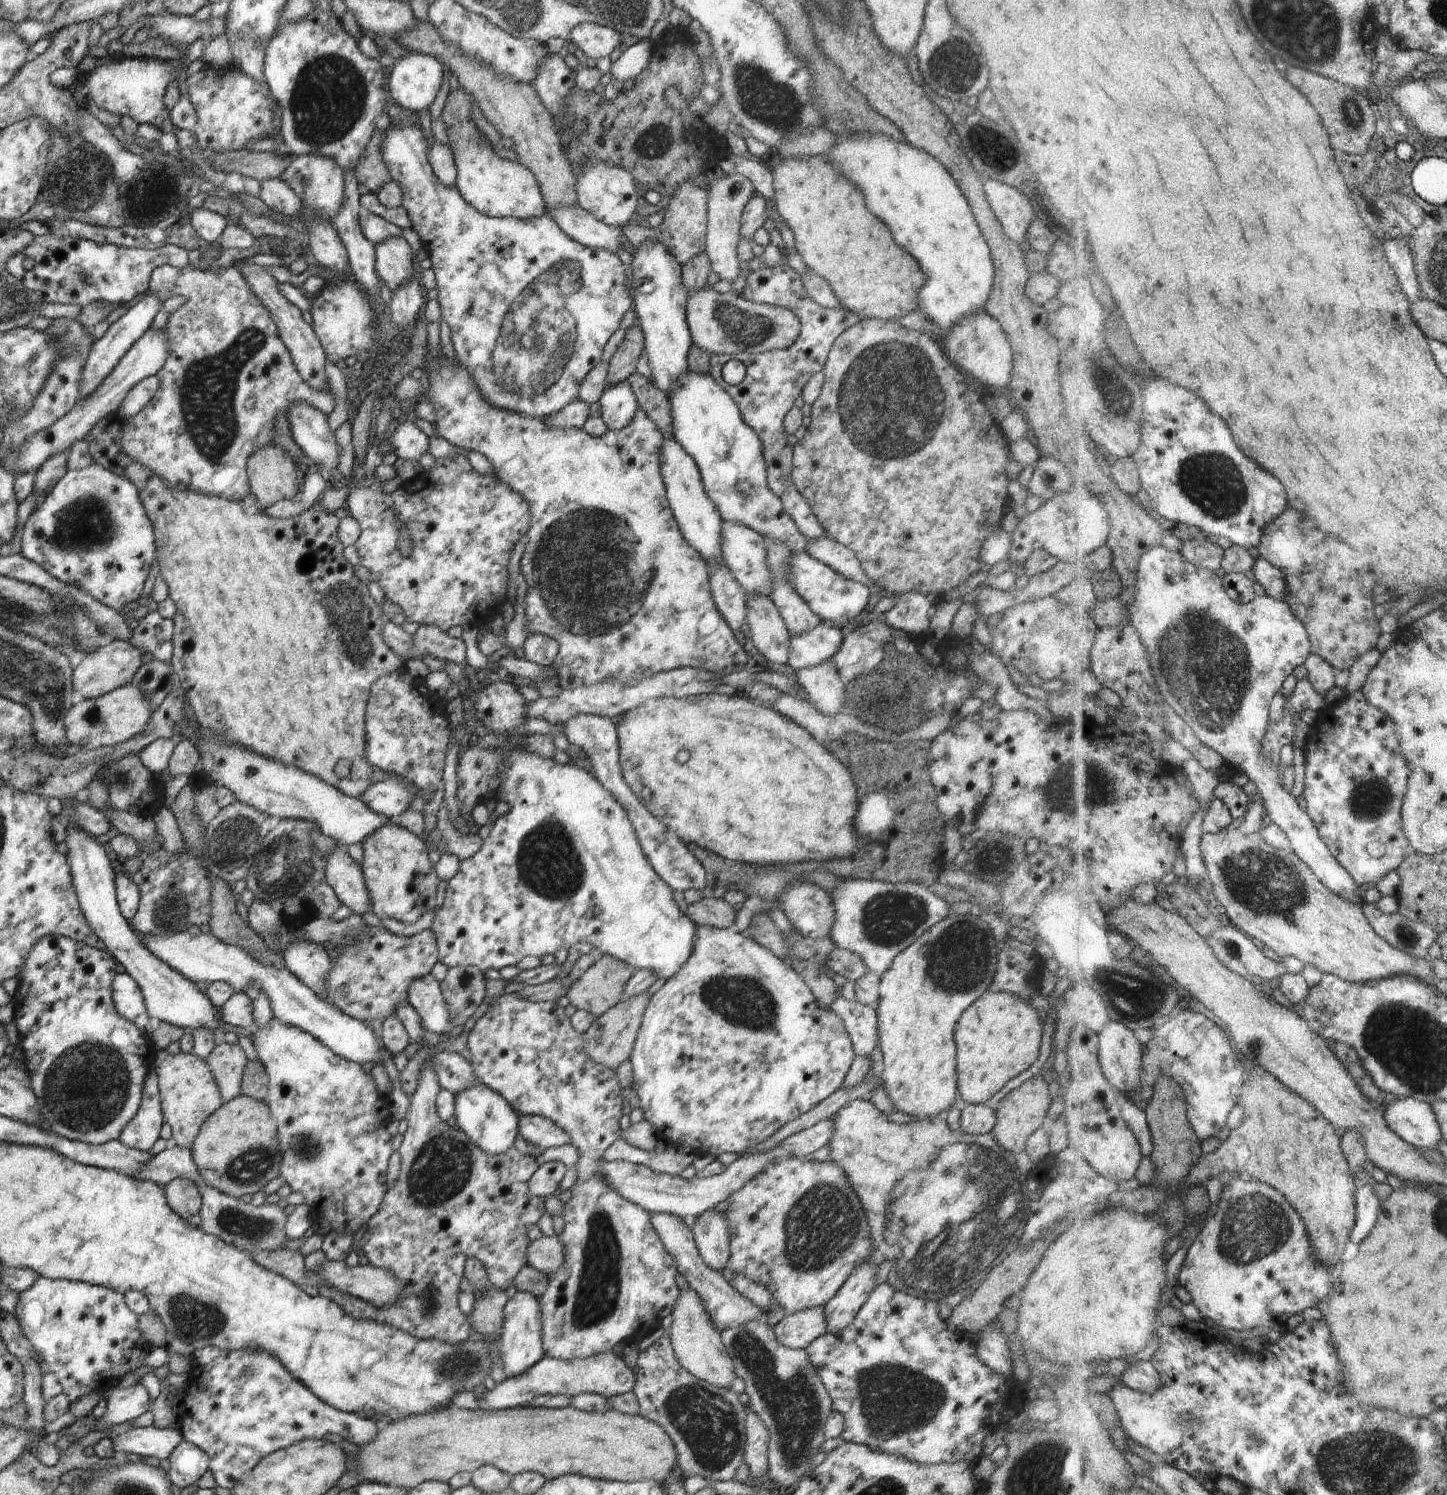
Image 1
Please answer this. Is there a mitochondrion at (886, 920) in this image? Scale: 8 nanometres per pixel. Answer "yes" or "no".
yes

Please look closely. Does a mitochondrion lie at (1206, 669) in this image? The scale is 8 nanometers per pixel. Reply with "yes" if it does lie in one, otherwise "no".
yes

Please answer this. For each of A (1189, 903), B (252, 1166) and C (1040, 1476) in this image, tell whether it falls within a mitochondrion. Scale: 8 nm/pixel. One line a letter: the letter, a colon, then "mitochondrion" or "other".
A: other
B: mitochondrion
C: mitochondrion

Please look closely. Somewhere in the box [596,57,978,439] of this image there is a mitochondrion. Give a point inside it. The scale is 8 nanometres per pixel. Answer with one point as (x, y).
(746, 328)

